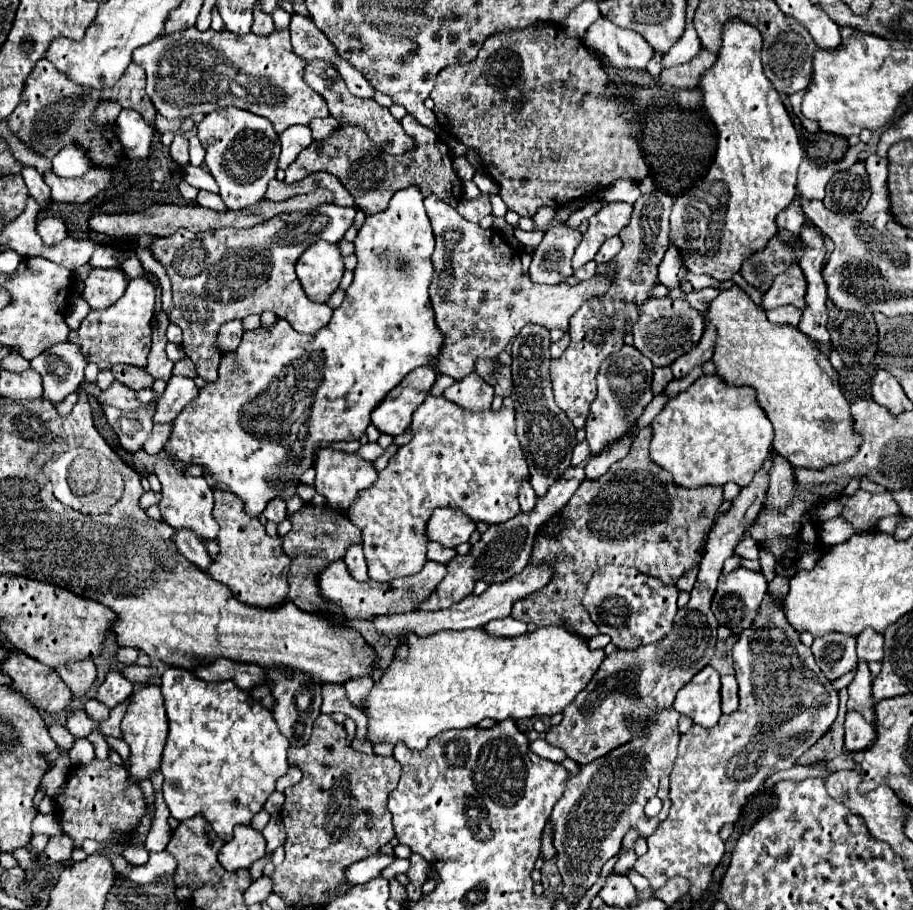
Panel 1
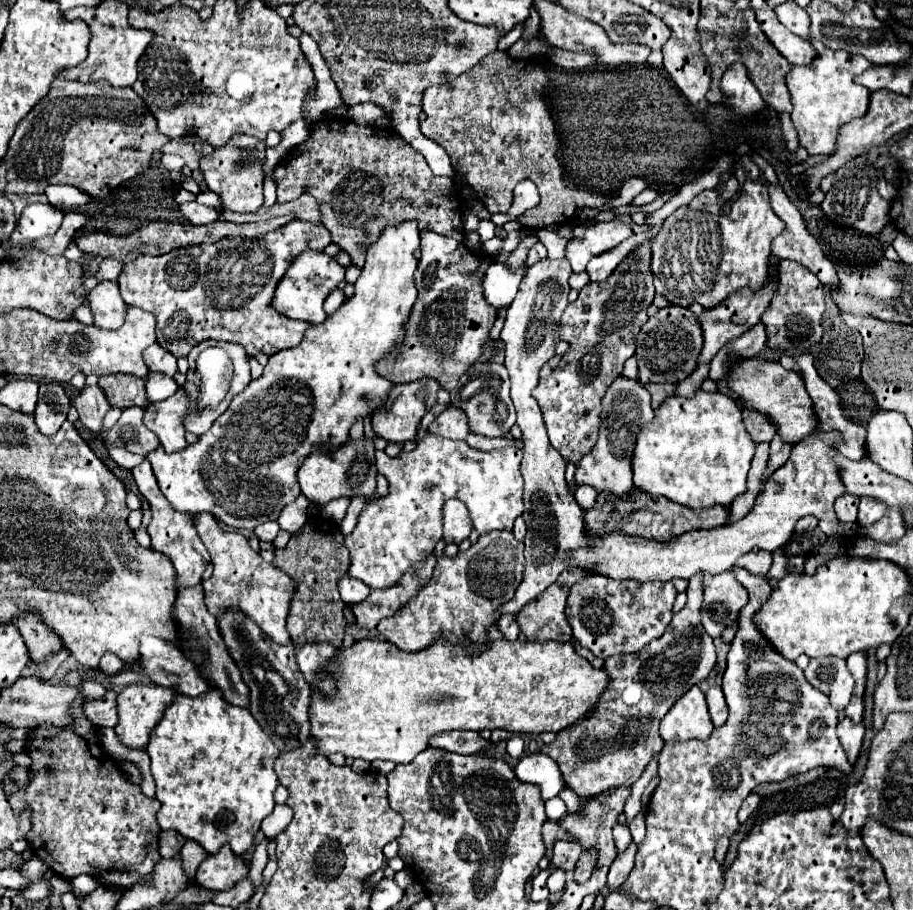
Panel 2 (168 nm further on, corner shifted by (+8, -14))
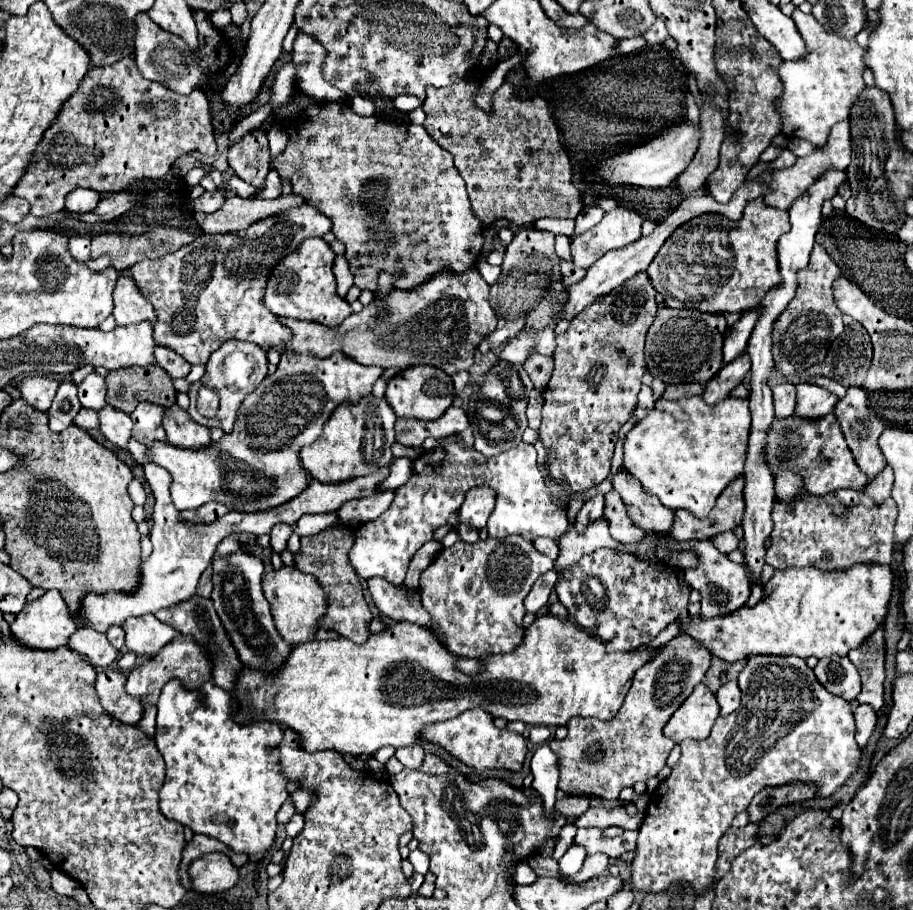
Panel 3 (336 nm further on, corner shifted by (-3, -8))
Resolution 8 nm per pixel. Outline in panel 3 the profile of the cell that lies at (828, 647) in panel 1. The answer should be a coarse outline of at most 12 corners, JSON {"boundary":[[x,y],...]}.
{"boundary":[[846,656],[818,660],[816,680],[852,702],[860,676]]}

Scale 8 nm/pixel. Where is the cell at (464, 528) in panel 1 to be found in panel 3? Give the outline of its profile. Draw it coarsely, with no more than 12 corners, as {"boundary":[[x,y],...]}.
{"boundary":[[488,486],[466,492],[460,522],[484,528],[496,504]]}

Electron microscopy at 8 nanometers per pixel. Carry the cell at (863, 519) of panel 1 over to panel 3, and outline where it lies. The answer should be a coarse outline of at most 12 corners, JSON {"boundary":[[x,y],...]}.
{"boundary":[[884,468],[868,486],[868,496],[884,502],[892,492],[892,468]]}

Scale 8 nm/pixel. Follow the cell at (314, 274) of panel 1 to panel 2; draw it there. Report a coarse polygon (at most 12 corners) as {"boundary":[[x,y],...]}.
{"boundary":[[303,252],[281,278],[273,308],[321,324],[345,268]]}

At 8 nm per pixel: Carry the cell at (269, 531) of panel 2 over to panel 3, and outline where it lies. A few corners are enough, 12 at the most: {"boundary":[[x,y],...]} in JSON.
{"boundary":[[276,524],[270,532],[272,552],[286,550],[292,526]]}

